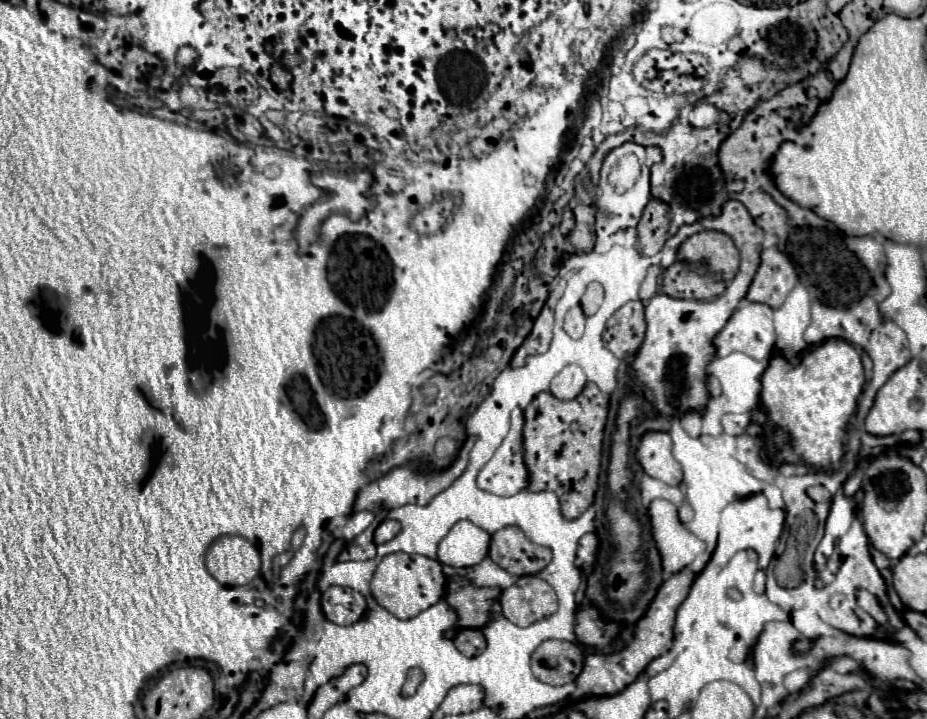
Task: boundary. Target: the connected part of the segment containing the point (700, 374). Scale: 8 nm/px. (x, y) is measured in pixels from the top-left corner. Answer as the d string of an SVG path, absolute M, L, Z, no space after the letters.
M726 200L722 204L720 216L706 216L702 220L696 220L694 224L684 224L672 238L666 240L662 248L662 268L668 268L672 262L676 262L676 252L682 244L682 240L690 238L694 232L700 230L722 230L728 236L732 236L734 244L738 244L740 250L740 270L730 284L726 284L726 290L710 300L684 300L684 298L672 298L662 292L646 300L646 338L636 354L636 360L632 362L632 370L636 372L636 380L652 392L654 396L654 410L664 416L682 416L688 410L702 410L708 404L708 392L706 392L706 360L712 360L714 356L714 336L724 328L732 312L736 310L738 302L746 296L748 286L758 270L760 264L760 252L762 252L762 240L764 230L758 228L748 214L748 210L738 200Z

